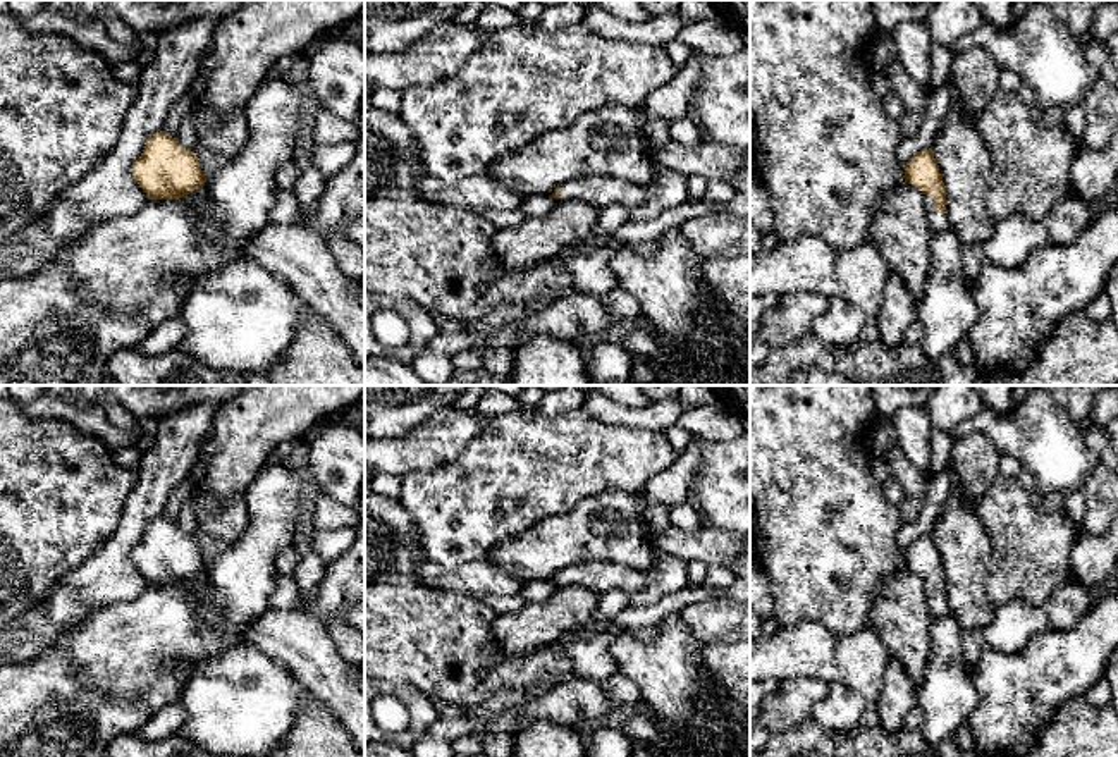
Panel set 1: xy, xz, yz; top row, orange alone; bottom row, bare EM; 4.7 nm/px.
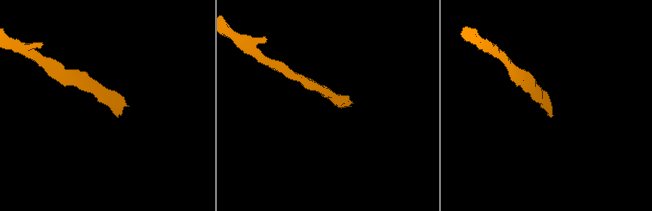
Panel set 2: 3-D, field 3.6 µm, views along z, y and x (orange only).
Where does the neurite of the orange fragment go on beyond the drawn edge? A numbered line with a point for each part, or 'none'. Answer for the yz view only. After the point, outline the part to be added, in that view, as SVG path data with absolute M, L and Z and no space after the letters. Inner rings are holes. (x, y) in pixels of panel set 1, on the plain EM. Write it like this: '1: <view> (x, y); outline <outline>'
1: yz (938, 606); outline M925 582L925 597L929 602L929 611L934 619L941 619L941 618L951 614L948 599L934 595L934 583L932 582Z

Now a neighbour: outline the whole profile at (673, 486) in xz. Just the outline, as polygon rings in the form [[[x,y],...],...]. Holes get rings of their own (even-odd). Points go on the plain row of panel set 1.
[[[693,437],[685,452],[678,454],[674,463],[664,471],[654,475],[642,494],[671,508],[690,499],[691,482],[698,463],[700,437]]]

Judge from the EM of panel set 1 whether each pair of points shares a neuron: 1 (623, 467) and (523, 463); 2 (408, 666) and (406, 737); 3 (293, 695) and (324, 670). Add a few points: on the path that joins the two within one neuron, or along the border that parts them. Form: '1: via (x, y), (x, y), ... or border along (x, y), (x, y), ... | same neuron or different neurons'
1: via (599, 468), (547, 465) | same neuron
2: border along (382, 680), (393, 685), (410, 685), (432, 701) | different neurons
3: border along (274, 659), (313, 695) | different neurons

